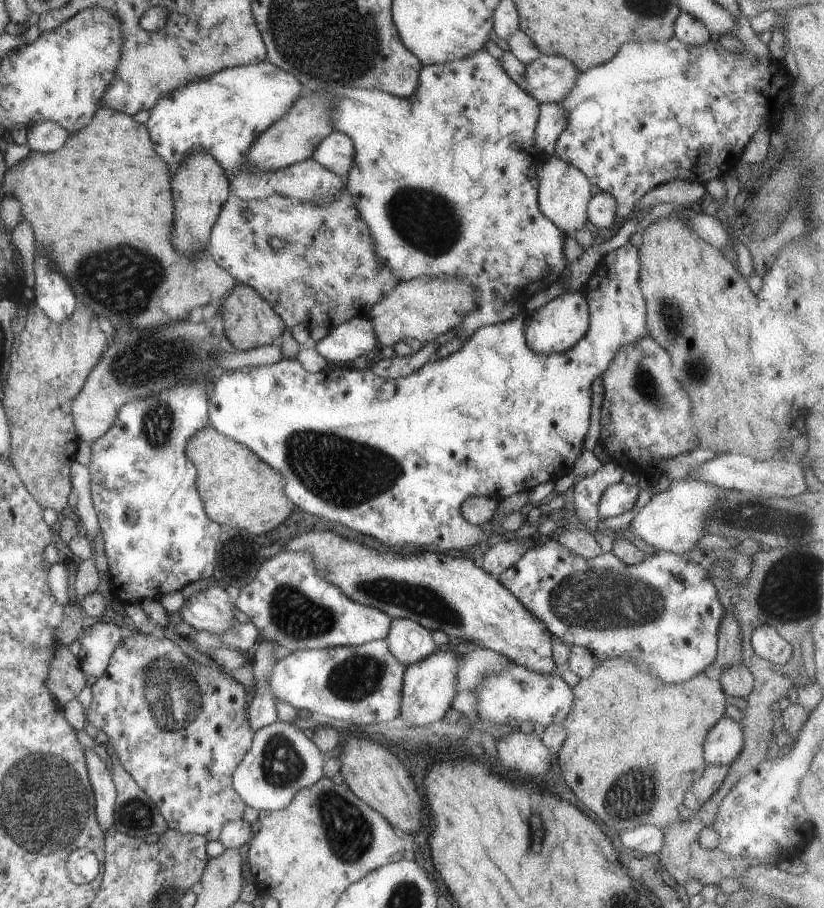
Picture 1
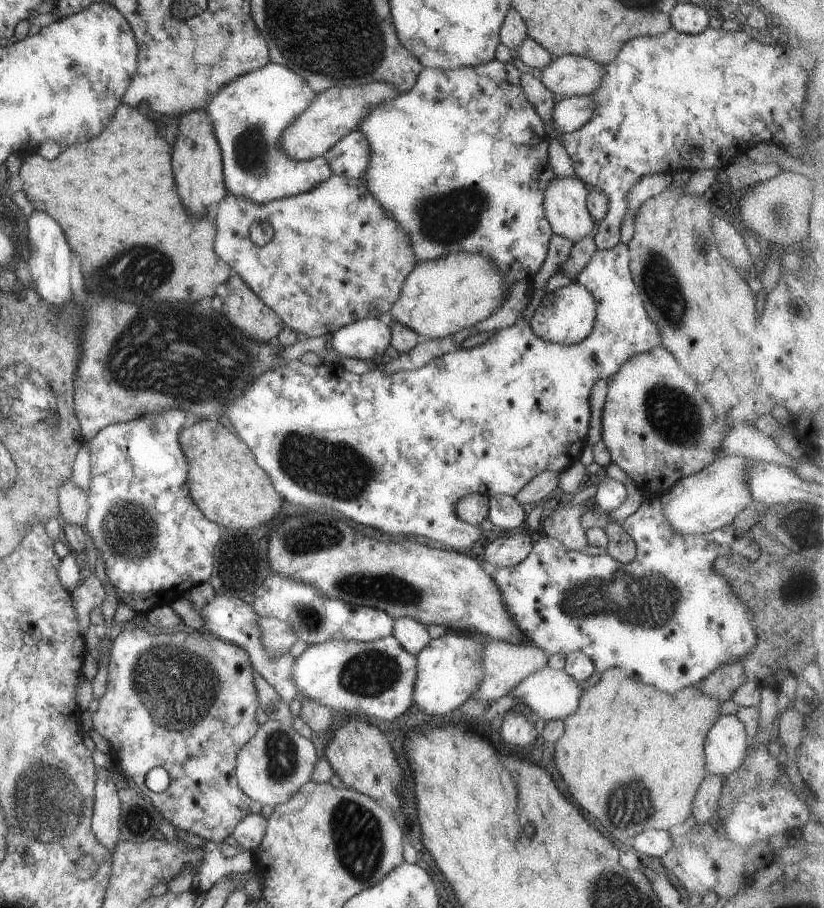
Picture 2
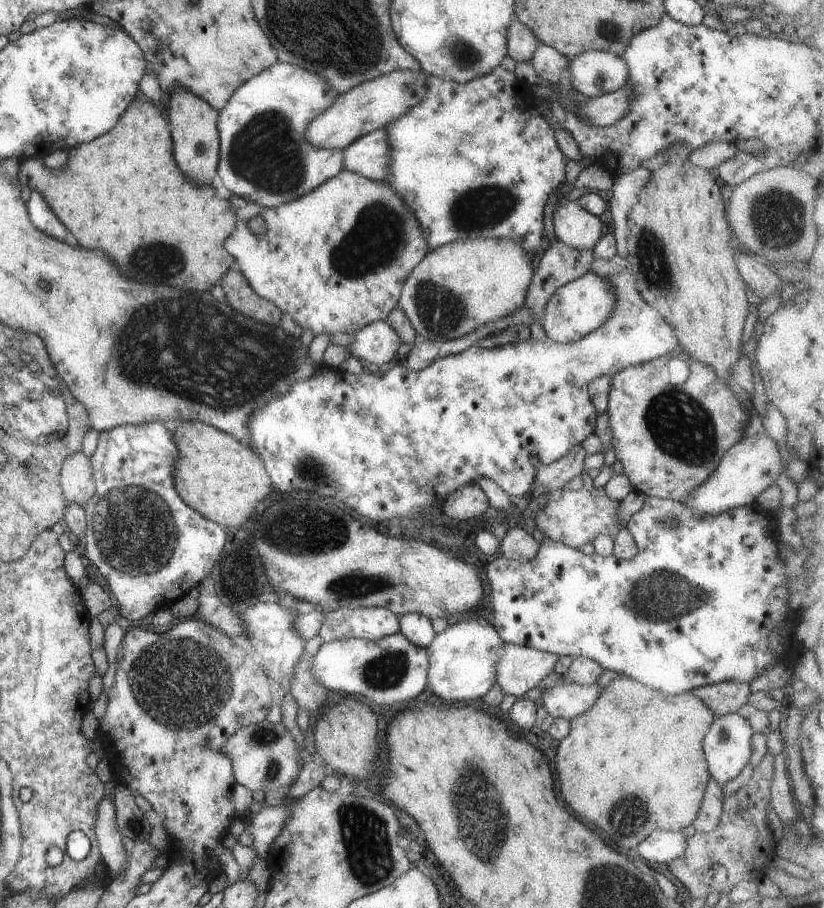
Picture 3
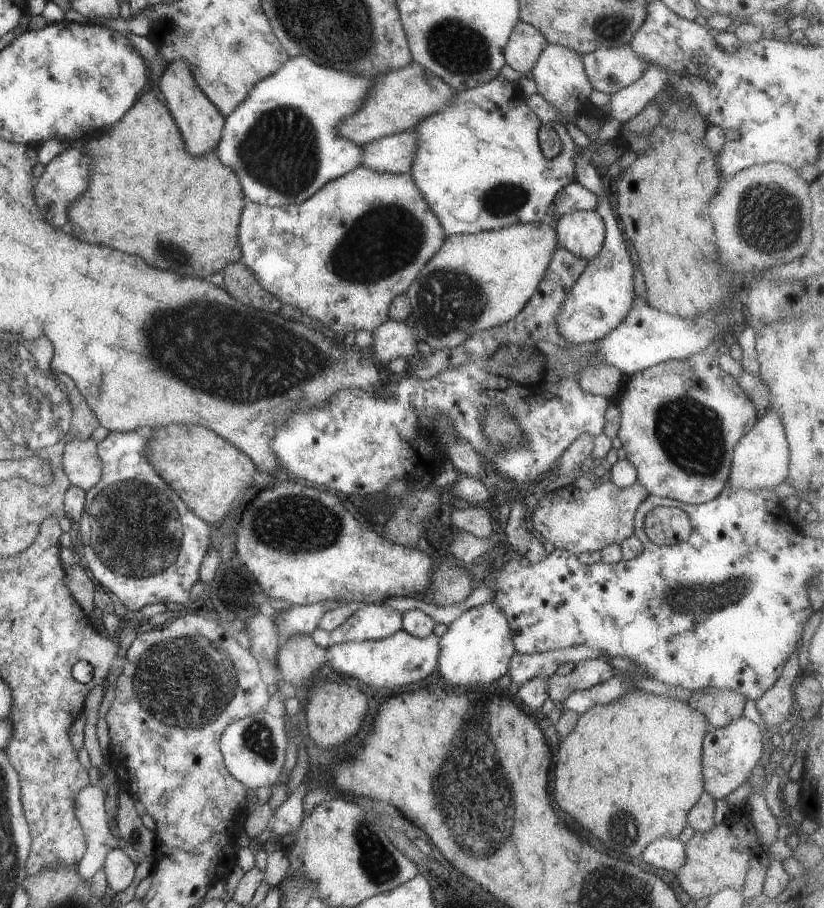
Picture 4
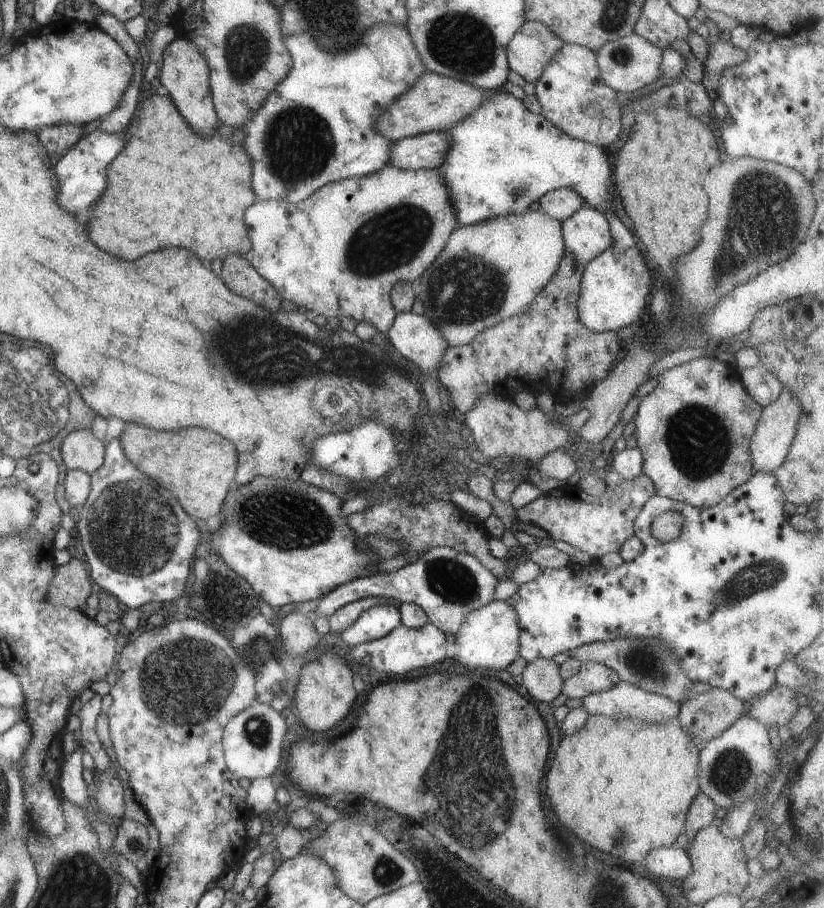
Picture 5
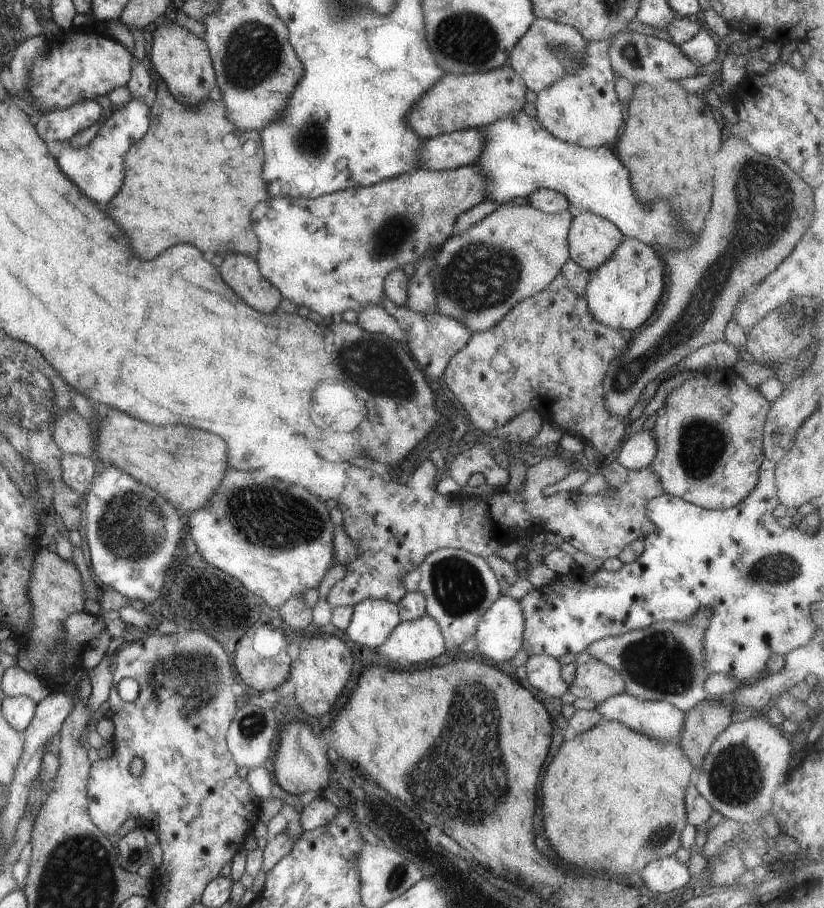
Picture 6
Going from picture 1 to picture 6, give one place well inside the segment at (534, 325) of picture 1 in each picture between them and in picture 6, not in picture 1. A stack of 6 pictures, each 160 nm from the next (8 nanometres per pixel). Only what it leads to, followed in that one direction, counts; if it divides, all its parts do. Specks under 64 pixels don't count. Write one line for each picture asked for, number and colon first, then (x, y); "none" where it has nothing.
2: (565, 317)
3: (578, 308)
4: (599, 299)
5: (614, 286)
6: (621, 293)

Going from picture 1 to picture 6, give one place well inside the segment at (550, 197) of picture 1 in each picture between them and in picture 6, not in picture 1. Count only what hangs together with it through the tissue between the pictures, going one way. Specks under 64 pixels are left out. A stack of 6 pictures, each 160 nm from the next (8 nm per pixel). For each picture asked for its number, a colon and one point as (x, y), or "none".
2: (564, 205)
3: (573, 226)
4: (582, 233)
5: (585, 234)
6: (591, 239)

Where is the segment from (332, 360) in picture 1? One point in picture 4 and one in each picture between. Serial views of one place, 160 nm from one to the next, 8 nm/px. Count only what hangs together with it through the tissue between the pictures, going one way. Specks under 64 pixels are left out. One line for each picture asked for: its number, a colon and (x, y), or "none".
2: (363, 339)
3: (376, 343)
4: (392, 338)

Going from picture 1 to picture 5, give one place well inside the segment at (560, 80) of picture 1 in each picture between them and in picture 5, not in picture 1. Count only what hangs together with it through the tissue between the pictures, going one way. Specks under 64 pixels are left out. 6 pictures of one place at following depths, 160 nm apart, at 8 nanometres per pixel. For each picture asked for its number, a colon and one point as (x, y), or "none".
2: (569, 75)
3: (593, 73)
4: (608, 69)
5: (627, 64)

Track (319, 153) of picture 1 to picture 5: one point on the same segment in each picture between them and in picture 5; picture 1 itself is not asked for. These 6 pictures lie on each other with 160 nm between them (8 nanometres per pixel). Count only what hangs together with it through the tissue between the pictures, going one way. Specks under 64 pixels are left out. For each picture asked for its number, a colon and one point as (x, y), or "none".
2: (348, 157)
3: (367, 156)
4: (394, 153)
5: (425, 151)

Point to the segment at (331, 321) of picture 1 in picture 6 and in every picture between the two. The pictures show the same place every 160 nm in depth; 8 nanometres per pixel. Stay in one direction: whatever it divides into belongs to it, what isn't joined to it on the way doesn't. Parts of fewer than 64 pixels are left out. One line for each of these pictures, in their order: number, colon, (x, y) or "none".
2: (335, 257)
3: (335, 259)
4: (340, 256)
5: (338, 253)
6: (330, 253)

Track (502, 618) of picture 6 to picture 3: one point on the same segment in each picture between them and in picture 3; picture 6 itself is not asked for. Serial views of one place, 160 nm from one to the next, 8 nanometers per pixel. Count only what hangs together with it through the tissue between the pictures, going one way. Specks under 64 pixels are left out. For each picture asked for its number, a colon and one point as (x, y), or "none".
3: (461, 660)
4: (476, 648)
5: (488, 637)

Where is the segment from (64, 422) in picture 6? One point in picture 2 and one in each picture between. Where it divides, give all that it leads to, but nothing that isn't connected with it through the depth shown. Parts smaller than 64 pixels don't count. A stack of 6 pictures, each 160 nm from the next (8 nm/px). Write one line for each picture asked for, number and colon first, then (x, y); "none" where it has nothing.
2: (72, 501)
3: (77, 487)
4: (81, 463)
5: (80, 450)

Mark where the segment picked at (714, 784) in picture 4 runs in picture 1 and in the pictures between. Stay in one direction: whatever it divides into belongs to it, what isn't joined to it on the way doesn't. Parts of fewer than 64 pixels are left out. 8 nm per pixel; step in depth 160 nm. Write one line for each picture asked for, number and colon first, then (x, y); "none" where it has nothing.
1: (723, 742)
2: (724, 746)
3: (726, 746)

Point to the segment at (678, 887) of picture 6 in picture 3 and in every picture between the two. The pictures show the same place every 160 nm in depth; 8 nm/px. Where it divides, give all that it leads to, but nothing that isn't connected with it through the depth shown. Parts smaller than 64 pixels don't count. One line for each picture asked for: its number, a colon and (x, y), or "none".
3: (662, 847)
4: (667, 853)
5: (667, 862)

